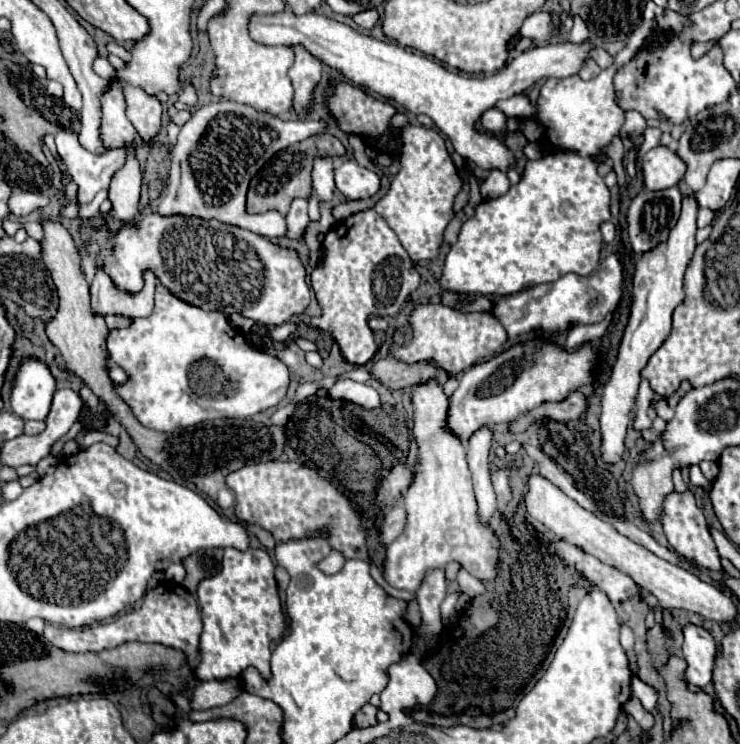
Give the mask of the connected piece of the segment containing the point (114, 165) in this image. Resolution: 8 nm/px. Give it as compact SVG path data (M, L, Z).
M70 131L56 133L56 149L78 185L80 203L90 203L100 189L108 187L112 175L124 167L128 155L128 147L110 149L100 155L90 153L80 145L78 133Z

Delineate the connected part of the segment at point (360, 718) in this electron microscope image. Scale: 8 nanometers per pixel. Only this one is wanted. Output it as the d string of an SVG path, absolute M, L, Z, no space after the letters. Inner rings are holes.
M364 705L358 713L356 713L356 717L354 717L354 725L356 727L372 727L372 725L376 725L378 721L376 721L376 713L378 713L378 707L374 707L374 705Z

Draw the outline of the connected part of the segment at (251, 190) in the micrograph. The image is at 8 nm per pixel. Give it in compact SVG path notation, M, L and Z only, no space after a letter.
M316 137L304 139L300 143L294 143L282 151L278 151L252 179L248 187L248 199L246 199L246 211L248 213L264 213L264 211L280 211L282 215L288 213L288 207L292 199L296 197L310 197L312 185L310 185L310 171L312 171L312 159L316 157Z

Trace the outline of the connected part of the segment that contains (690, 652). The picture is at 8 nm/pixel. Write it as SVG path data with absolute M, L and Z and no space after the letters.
M696 625L684 627L682 657L686 661L684 679L688 683L688 691L704 691L704 687L710 685L716 649L718 645L706 629Z

